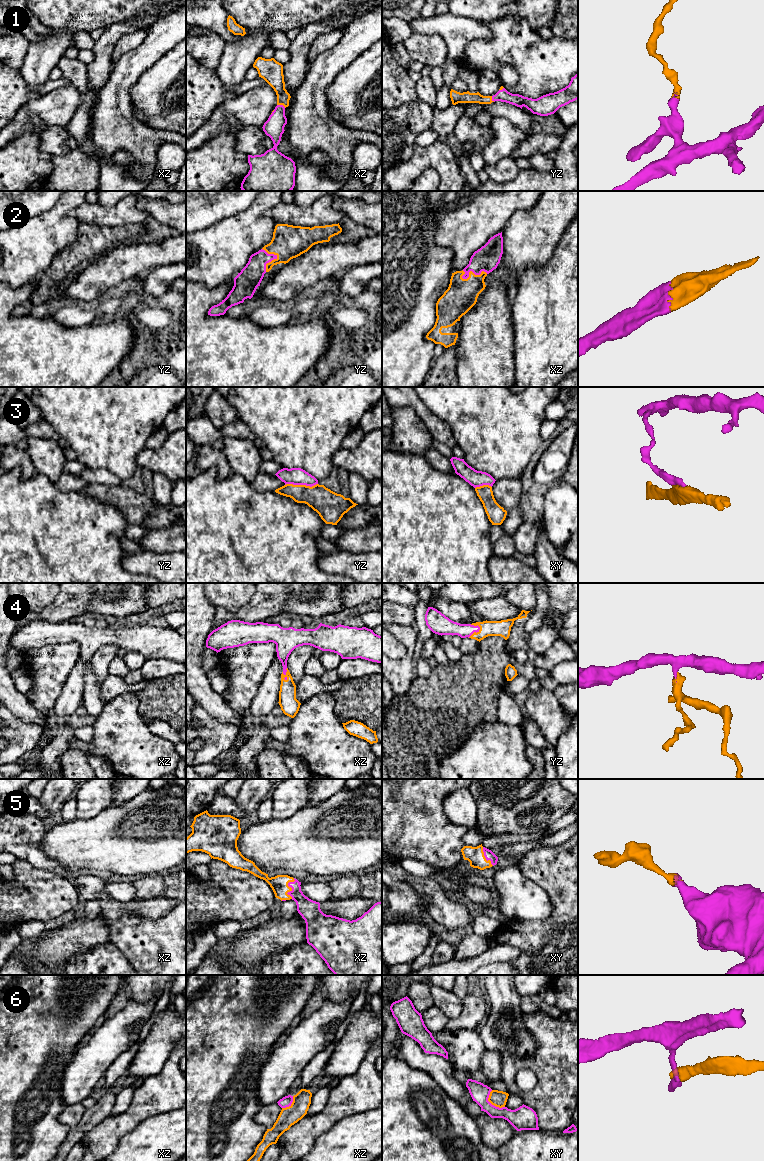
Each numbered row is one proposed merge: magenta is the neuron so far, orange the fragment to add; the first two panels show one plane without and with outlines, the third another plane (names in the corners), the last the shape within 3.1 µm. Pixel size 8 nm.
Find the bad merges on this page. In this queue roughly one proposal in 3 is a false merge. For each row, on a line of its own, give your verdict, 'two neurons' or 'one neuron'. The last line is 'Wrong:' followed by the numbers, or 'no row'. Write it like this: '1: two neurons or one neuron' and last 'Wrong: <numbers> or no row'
1: one neuron
2: one neuron
3: two neurons
4: one neuron
5: one neuron
6: two neurons
Wrong: 3, 6

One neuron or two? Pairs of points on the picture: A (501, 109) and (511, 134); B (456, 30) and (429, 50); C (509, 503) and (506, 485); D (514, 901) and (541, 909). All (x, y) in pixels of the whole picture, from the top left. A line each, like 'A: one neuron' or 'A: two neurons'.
A: two neurons
B: two neurons
C: one neuron
D: one neuron

